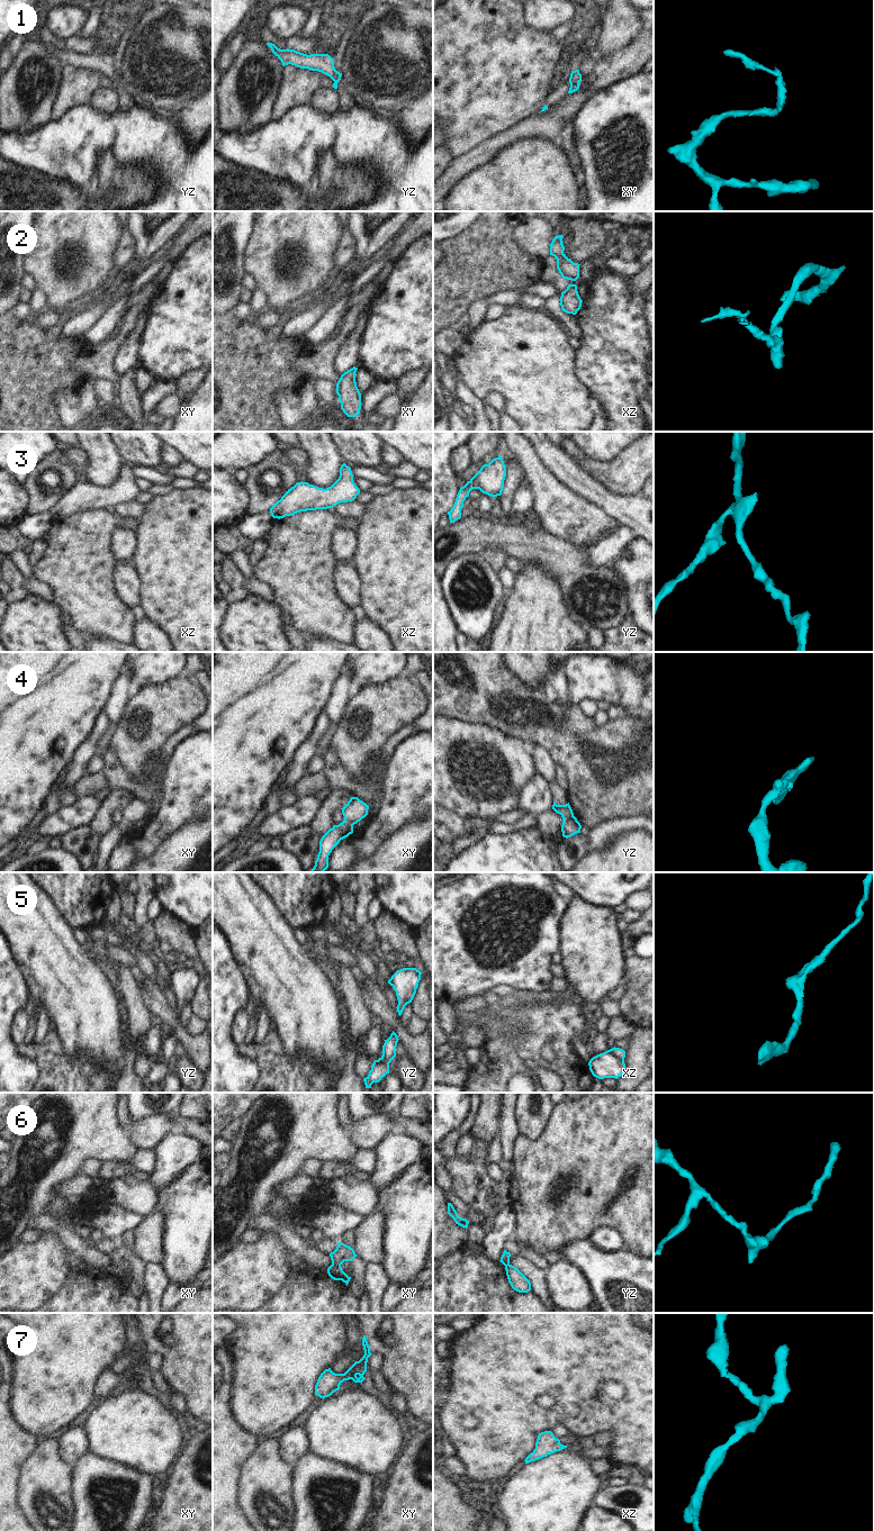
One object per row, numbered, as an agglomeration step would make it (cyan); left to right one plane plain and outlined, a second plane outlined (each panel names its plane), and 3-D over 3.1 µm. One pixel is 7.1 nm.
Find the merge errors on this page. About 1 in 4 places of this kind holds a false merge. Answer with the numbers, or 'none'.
4, 5, 6

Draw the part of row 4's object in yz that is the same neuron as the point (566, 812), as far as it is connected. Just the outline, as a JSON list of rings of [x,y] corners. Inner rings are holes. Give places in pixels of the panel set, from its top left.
[[[553,801],[552,809],[553,809],[556,813],[558,813],[558,814],[561,815],[562,821],[567,821],[567,819],[569,819],[571,816],[574,816],[574,813],[573,813],[573,809],[571,809],[569,803],[566,804],[566,805],[557,805],[557,804]]]

